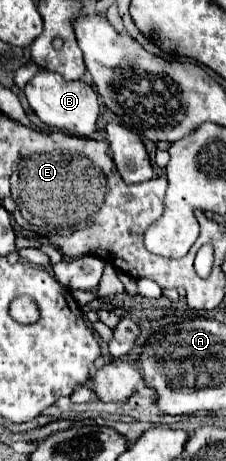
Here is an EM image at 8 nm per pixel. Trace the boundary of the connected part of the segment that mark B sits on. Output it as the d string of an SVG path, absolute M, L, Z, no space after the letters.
M38 71L32 81L24 87L26 99L32 107L32 111L40 117L40 121L50 129L60 129L64 133L76 135L76 137L92 137L96 129L98 119L98 95L94 89L84 81L66 81L60 73L52 71Z

